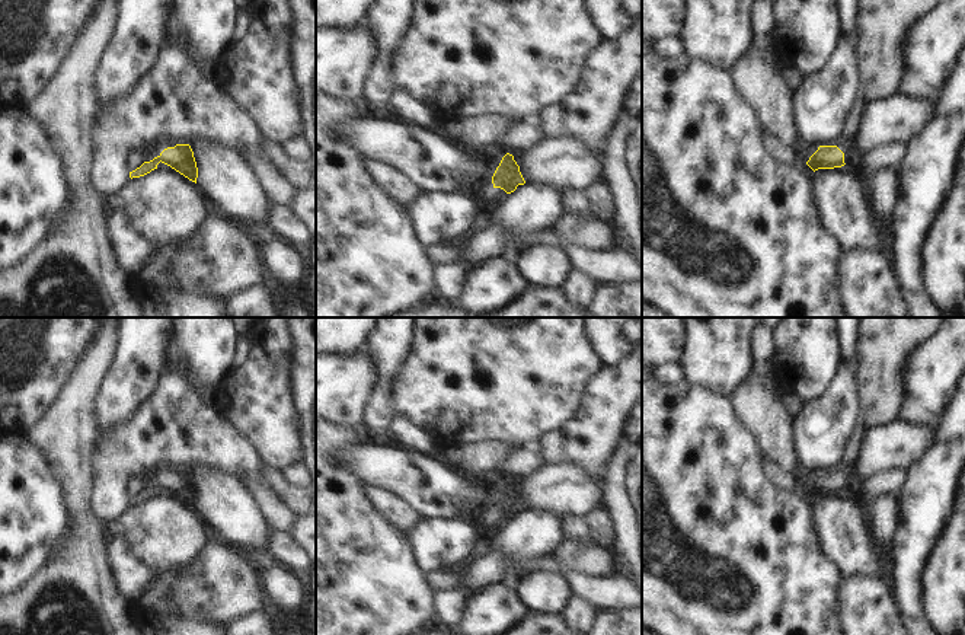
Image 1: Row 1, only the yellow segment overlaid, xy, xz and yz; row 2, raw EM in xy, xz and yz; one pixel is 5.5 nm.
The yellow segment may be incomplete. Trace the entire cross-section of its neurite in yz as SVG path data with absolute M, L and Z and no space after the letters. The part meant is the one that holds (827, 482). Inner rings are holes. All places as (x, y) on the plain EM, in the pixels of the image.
M859 421L853 428L853 434L844 449L844 456L837 465L835 470L819 472L818 476L806 488L806 491L814 498L818 495L834 495L846 491L843 478L857 463L866 431L867 427Z

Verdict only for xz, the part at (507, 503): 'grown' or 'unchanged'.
grown

